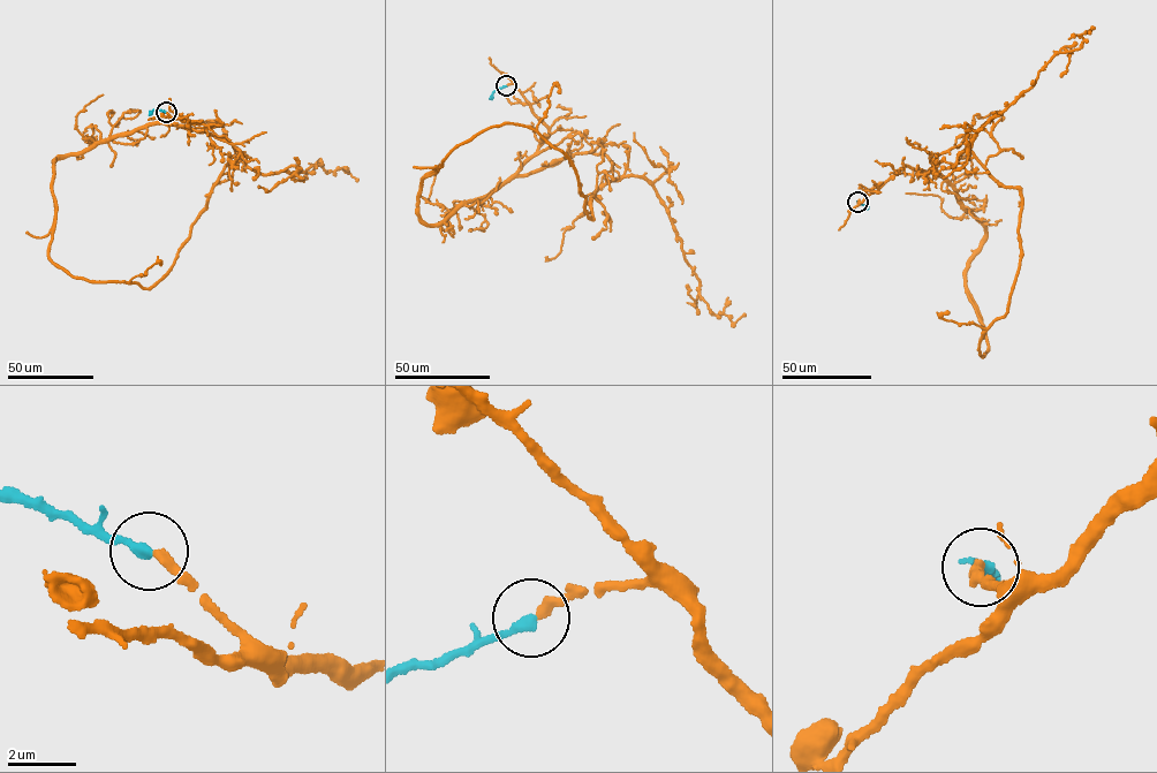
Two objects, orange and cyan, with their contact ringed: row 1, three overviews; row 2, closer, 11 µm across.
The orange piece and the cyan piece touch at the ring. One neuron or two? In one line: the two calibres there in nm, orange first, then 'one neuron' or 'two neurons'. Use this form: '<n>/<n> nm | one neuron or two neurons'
280/300 nm | one neuron

